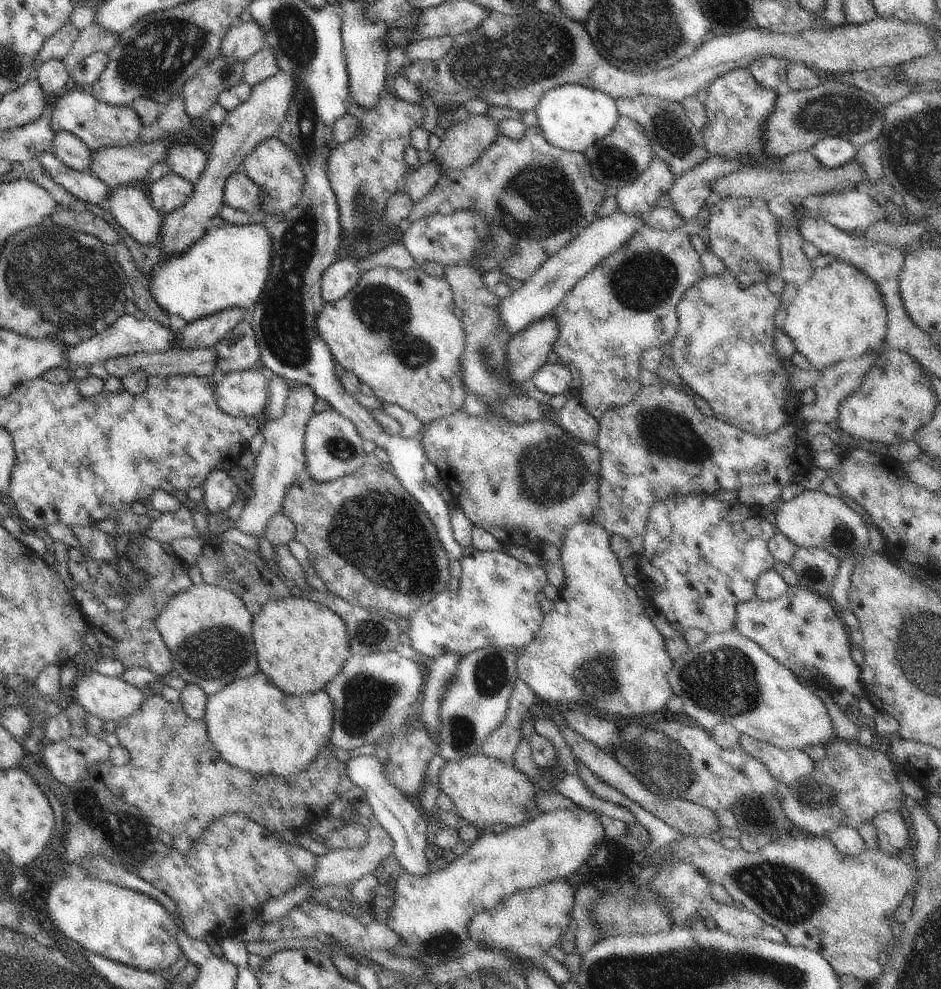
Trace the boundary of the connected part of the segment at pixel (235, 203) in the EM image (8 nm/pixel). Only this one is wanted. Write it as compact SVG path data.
M240 169L232 172L226 178L224 186L224 202L238 211L260 213L260 190L253 180L250 180Z

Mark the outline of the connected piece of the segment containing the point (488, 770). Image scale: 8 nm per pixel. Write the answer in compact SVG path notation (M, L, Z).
M482 753L465 756L462 760L445 762L439 770L439 782L439 790L452 800L456 813L478 830L489 829L494 824L517 827L536 814L534 782L511 762Z

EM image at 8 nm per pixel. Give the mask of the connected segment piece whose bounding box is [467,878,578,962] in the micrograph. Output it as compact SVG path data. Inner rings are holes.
M564 878L514 892L512 896L499 902L496 908L477 914L467 926L468 936L474 942L486 942L496 950L538 962L552 946L559 944L560 938L567 932L572 920L576 891L578 889L575 889L569 879Z

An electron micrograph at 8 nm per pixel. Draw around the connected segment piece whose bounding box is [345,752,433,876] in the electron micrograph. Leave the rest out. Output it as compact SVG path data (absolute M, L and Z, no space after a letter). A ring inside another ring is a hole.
M358 752L345 765L346 770L348 770L348 778L356 786L364 789L365 798L373 810L376 822L392 838L392 842L394 842L393 855L398 859L402 868L408 874L412 874L412 876L428 876L428 872L431 870L428 868L429 861L424 851L432 844L431 834L433 828L431 828L429 816L423 813L416 801L407 799L386 778L382 763L380 763L380 760L375 755Z

